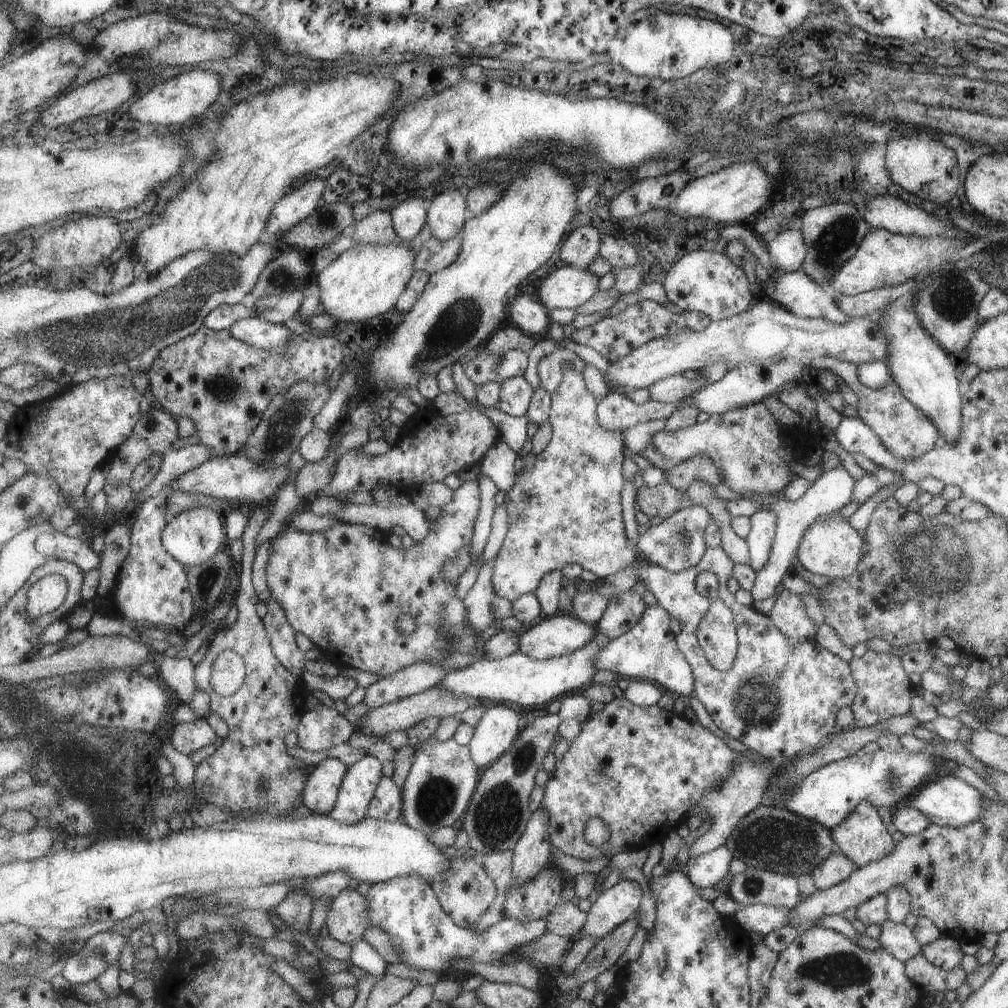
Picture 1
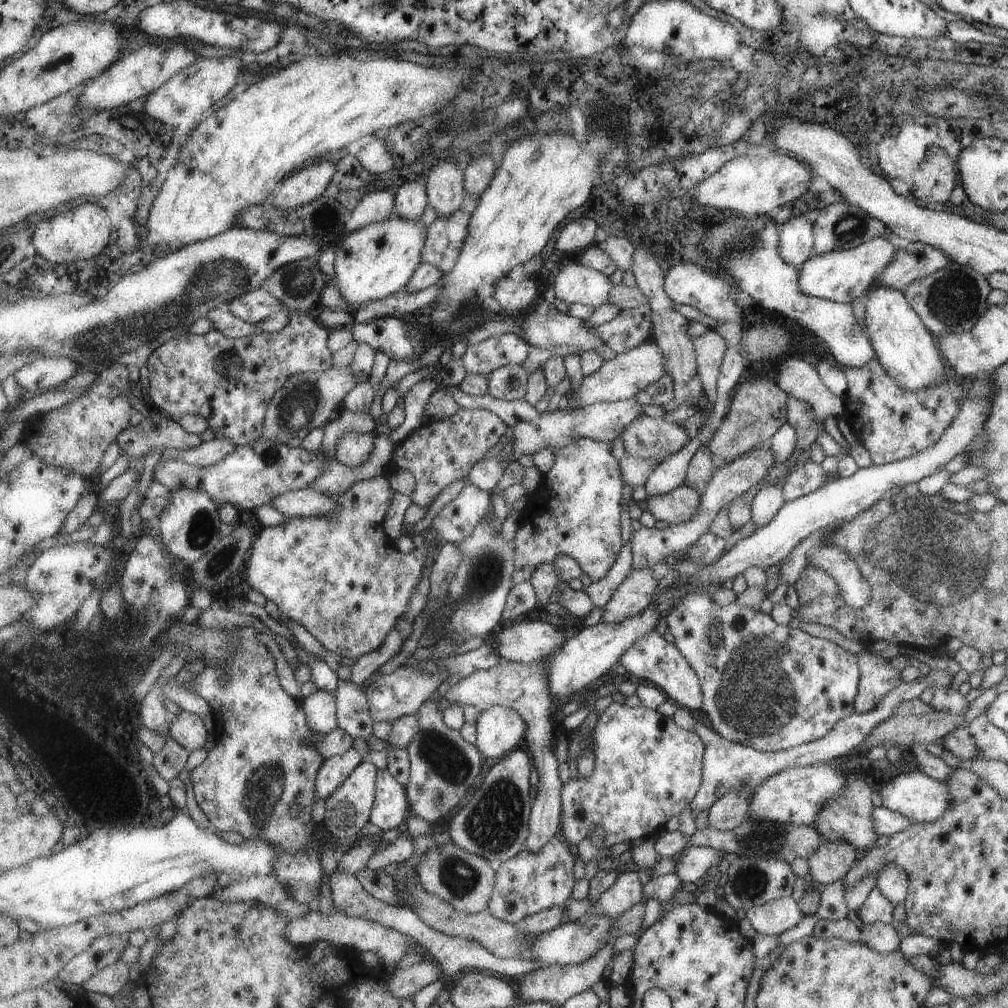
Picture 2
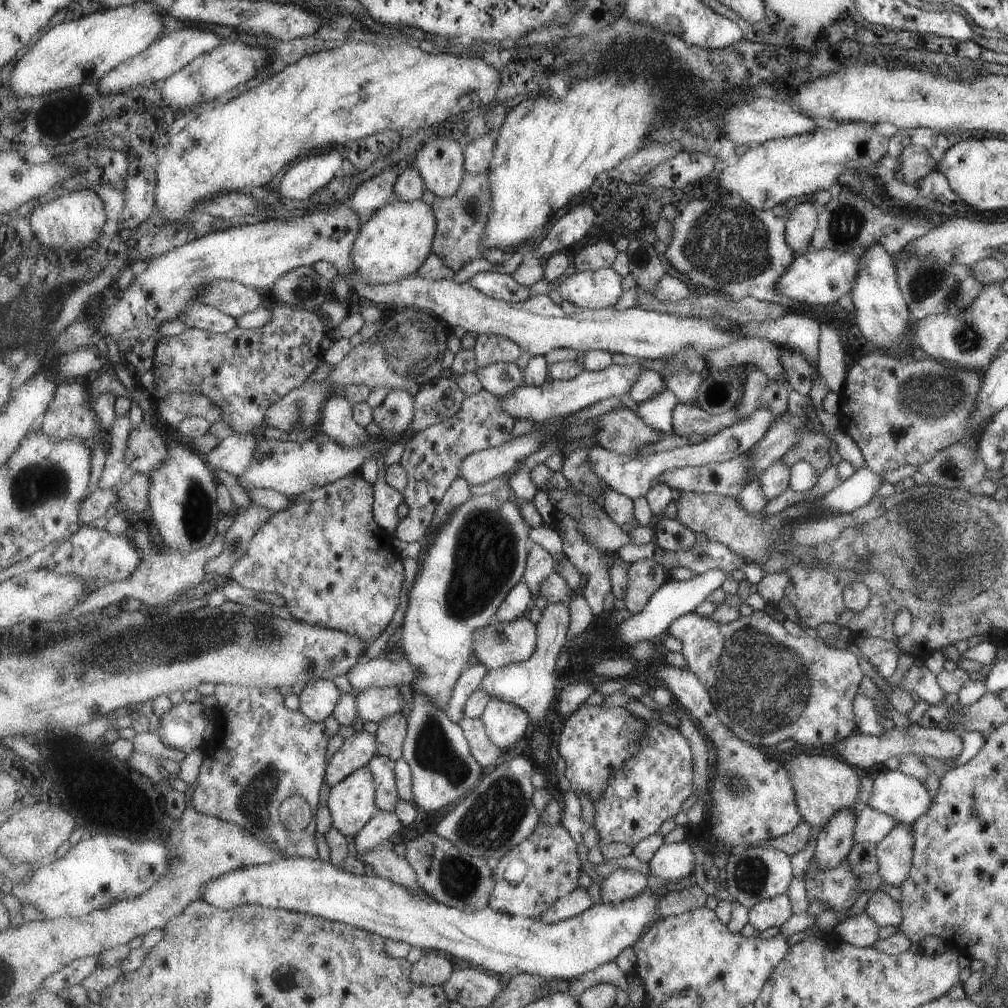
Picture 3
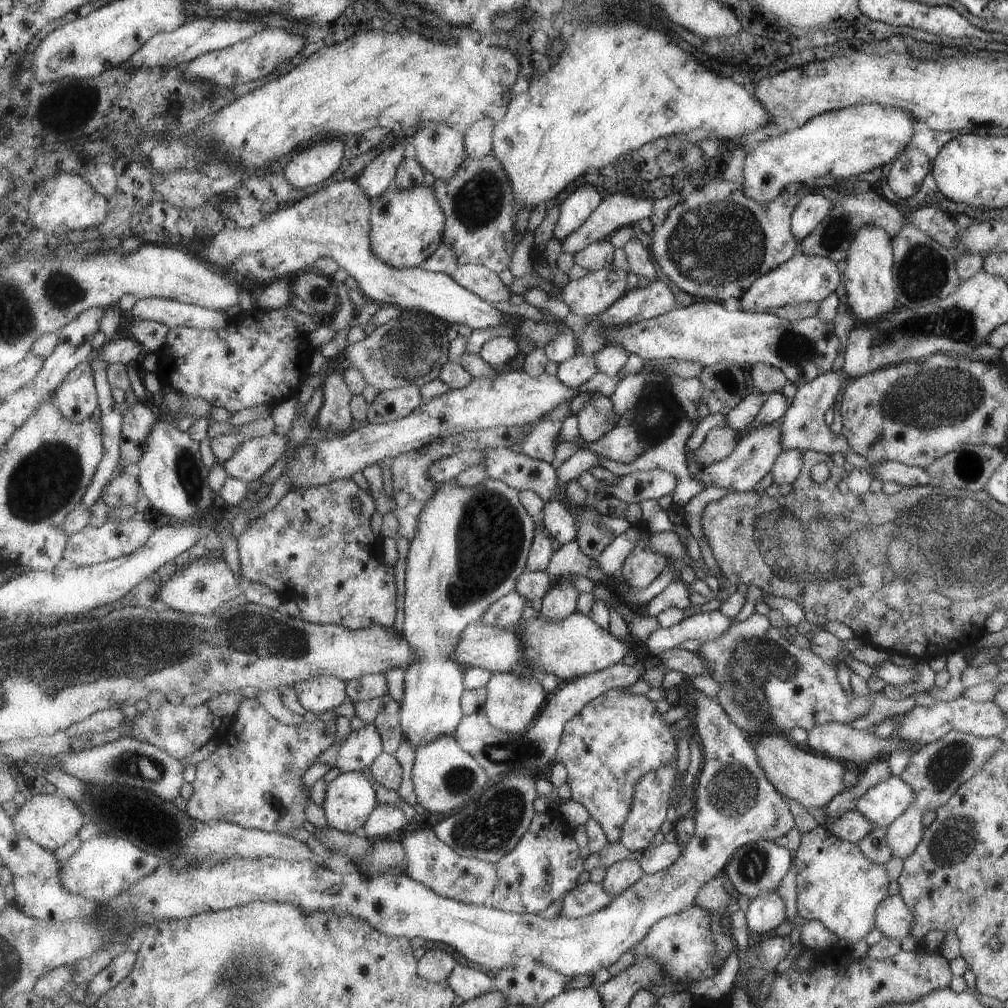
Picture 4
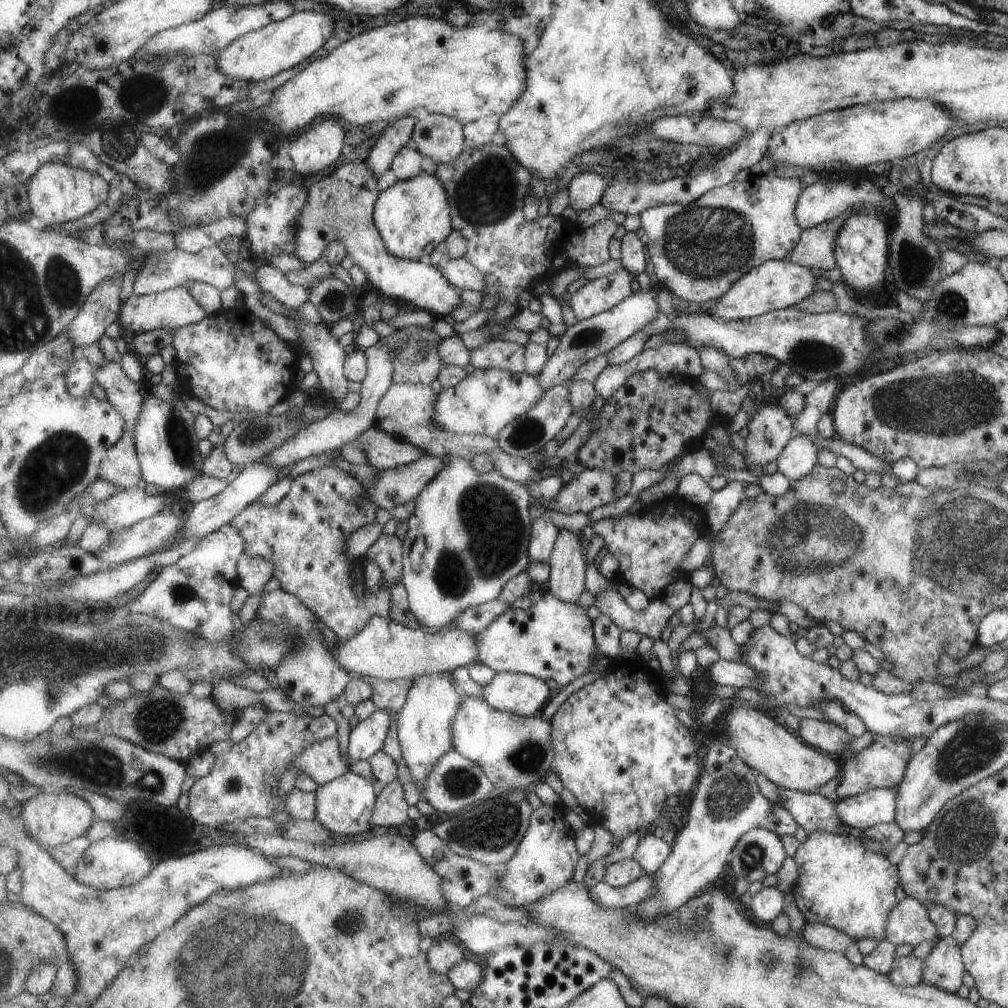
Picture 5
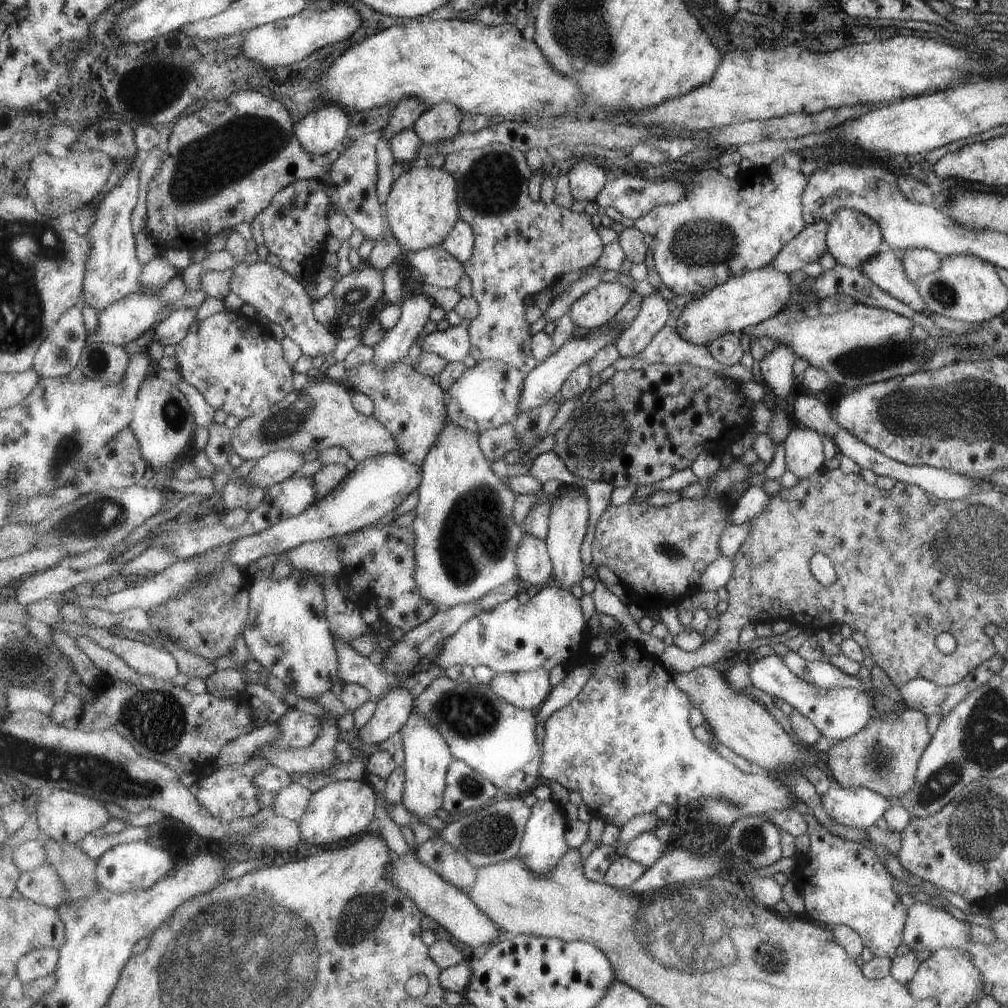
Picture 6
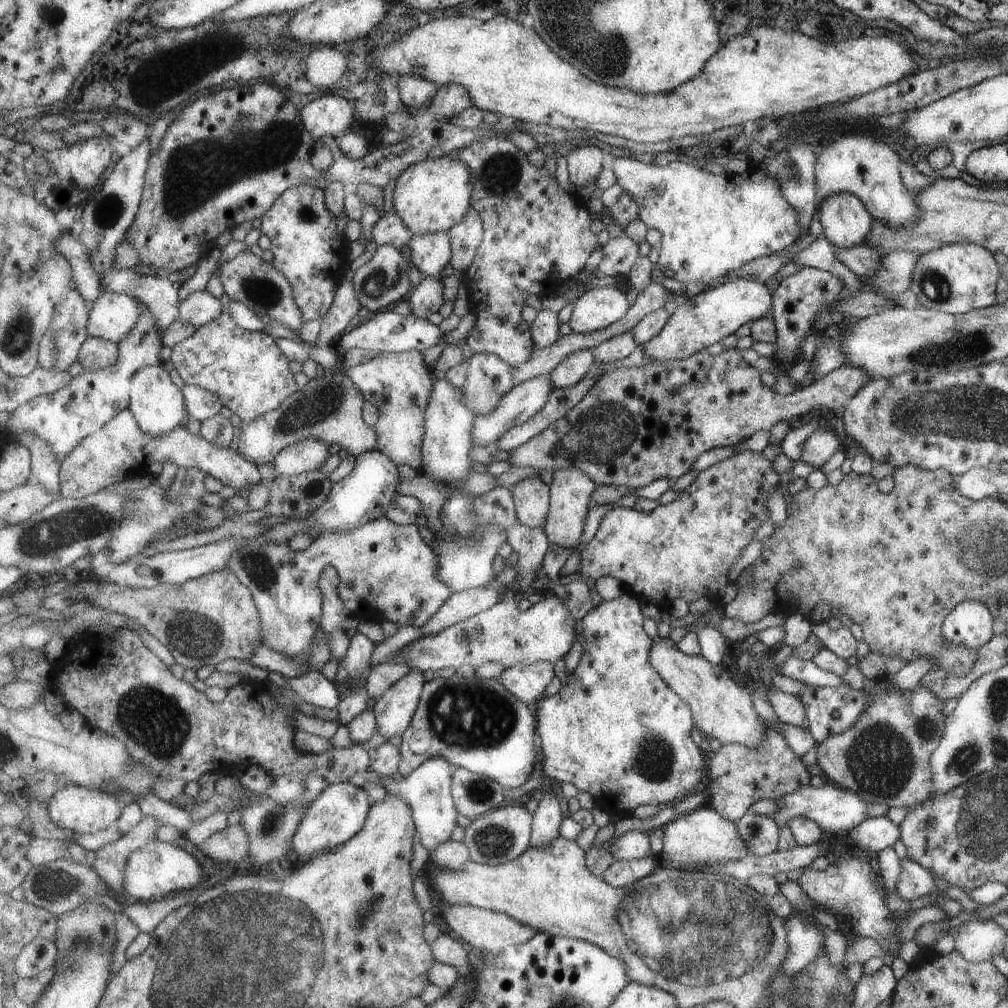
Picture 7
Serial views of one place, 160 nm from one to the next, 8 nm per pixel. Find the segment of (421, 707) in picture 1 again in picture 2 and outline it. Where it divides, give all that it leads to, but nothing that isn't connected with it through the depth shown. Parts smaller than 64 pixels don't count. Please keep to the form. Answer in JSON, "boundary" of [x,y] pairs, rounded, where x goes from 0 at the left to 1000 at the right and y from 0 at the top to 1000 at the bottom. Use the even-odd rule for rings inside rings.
{"boundary":[[[498,654],[495,659],[484,664],[470,667],[463,673],[458,673],[440,691],[438,705],[447,698],[472,700],[477,706],[488,700],[497,699],[517,707],[524,718],[520,739],[528,748],[532,762],[536,768],[534,788],[530,796],[526,812],[526,828],[520,841],[527,845],[535,845],[551,828],[558,818],[560,778],[555,772],[555,756],[549,747],[549,737],[554,726],[554,711],[549,704],[549,692],[545,677],[546,655],[537,654],[528,658]]]}

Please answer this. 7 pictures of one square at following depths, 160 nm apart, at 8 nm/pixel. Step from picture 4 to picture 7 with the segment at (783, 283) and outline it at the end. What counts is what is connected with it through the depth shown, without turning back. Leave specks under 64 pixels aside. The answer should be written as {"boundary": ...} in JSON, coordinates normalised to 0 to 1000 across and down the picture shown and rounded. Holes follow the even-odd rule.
{"boundary":[[[734,276],[713,282],[692,293],[685,294],[680,300],[673,301],[660,325],[650,335],[638,341],[639,349],[645,358],[654,360],[665,360],[684,355],[703,345],[705,341],[711,341],[723,332],[729,331],[737,321],[763,309],[765,302],[766,292],[763,291],[758,281]]]}

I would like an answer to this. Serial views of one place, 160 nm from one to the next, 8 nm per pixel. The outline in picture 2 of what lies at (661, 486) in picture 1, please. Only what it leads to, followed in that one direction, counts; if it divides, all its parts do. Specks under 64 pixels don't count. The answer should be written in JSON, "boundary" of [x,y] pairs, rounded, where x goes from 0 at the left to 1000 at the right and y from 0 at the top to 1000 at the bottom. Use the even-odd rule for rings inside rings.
{"boundary":[[[678,480],[657,491],[643,491],[640,499],[652,518],[673,521],[690,512],[696,499],[696,491],[697,488],[689,483]]]}

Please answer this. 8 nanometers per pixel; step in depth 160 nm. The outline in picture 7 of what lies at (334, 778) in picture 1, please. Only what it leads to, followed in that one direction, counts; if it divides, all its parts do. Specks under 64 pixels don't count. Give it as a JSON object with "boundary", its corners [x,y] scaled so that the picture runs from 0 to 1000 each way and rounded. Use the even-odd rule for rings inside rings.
{"boundary":[[[410,664],[374,694],[370,703],[375,726],[382,734],[392,728],[399,729],[406,722],[410,709],[416,702],[423,676],[421,666]]]}

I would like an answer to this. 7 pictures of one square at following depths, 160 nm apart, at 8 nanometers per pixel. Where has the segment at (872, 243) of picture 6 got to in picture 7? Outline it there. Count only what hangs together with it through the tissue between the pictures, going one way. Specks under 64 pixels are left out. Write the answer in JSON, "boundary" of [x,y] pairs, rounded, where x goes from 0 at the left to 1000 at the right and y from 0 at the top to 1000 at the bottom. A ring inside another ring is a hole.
{"boundary":[[[824,191],[813,200],[810,214],[816,234],[835,247],[856,242],[866,220],[855,198],[844,191]]]}

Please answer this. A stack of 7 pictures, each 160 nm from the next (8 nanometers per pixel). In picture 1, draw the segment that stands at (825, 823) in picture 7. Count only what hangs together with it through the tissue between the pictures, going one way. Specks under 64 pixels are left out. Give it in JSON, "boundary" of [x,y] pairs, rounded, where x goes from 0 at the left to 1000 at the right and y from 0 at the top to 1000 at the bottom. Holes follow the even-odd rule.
{"boundary":[[[936,769],[928,776],[920,777],[910,783],[902,792],[901,800],[914,805],[922,817],[932,818],[933,820],[952,820],[957,816],[968,814],[976,805],[975,789],[967,782],[959,779],[953,773],[943,769]]]}

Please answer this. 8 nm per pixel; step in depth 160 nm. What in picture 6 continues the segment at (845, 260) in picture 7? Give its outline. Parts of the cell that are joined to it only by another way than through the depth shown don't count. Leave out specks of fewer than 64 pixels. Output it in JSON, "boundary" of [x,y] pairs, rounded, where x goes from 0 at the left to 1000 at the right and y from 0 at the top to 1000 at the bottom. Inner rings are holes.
{"boundary":[[[882,246],[874,248],[871,251],[868,251],[867,255],[860,257],[851,267],[876,290],[879,290],[886,296],[889,296],[892,300],[899,302],[902,306],[906,306],[908,310],[914,310],[916,313],[922,313],[922,310],[924,311],[924,309],[920,308],[916,298],[911,296],[911,290],[909,289],[907,281],[899,277],[890,250],[885,249]]]}

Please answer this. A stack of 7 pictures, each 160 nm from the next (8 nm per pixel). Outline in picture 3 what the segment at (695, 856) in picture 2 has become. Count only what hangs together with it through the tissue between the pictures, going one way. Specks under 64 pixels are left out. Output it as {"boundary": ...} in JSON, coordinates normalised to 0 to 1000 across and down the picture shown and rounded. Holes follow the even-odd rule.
{"boundary":[[[682,832],[658,836],[652,847],[643,855],[645,867],[660,873],[672,874],[688,867],[689,845]]]}

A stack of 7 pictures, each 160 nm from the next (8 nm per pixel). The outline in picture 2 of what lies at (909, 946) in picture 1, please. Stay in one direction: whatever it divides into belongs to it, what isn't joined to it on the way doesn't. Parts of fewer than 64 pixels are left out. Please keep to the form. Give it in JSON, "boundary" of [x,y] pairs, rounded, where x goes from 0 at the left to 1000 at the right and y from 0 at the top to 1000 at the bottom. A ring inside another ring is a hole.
{"boundary":[[[886,916],[857,917],[852,924],[852,934],[872,946],[891,942],[893,931]]]}

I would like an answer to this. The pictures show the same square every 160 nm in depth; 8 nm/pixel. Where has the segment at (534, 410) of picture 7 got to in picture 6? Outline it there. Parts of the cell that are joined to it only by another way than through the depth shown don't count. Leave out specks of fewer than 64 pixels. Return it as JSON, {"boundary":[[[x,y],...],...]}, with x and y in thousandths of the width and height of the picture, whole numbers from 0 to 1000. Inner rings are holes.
{"boundary":[[[608,318],[584,328],[584,331],[579,334],[567,333],[564,335],[564,338],[559,341],[552,350],[549,350],[541,359],[533,362],[522,372],[522,379],[519,382],[513,413],[524,407],[536,404],[551,394],[555,394],[556,387],[564,371],[568,369],[568,366],[579,359],[585,358],[597,345],[600,345],[600,342],[612,339],[612,335],[614,335],[619,327],[620,324],[610,322]]]}

